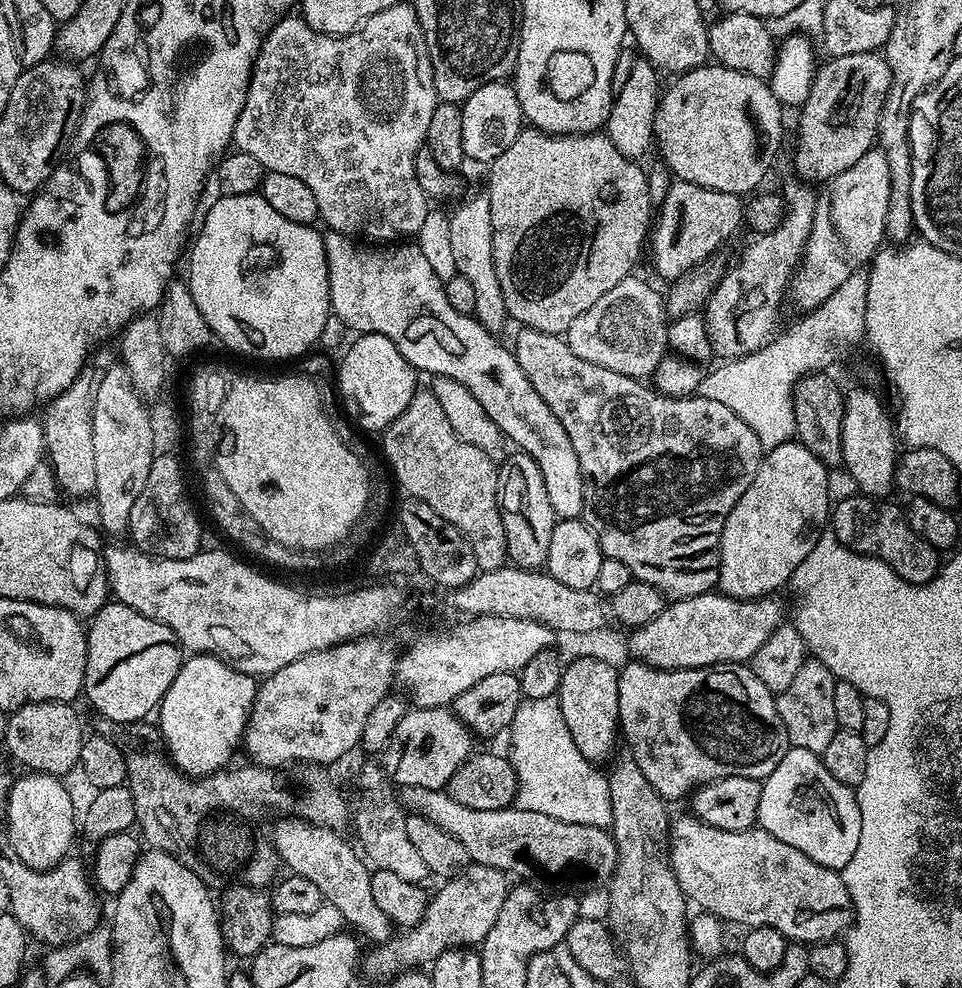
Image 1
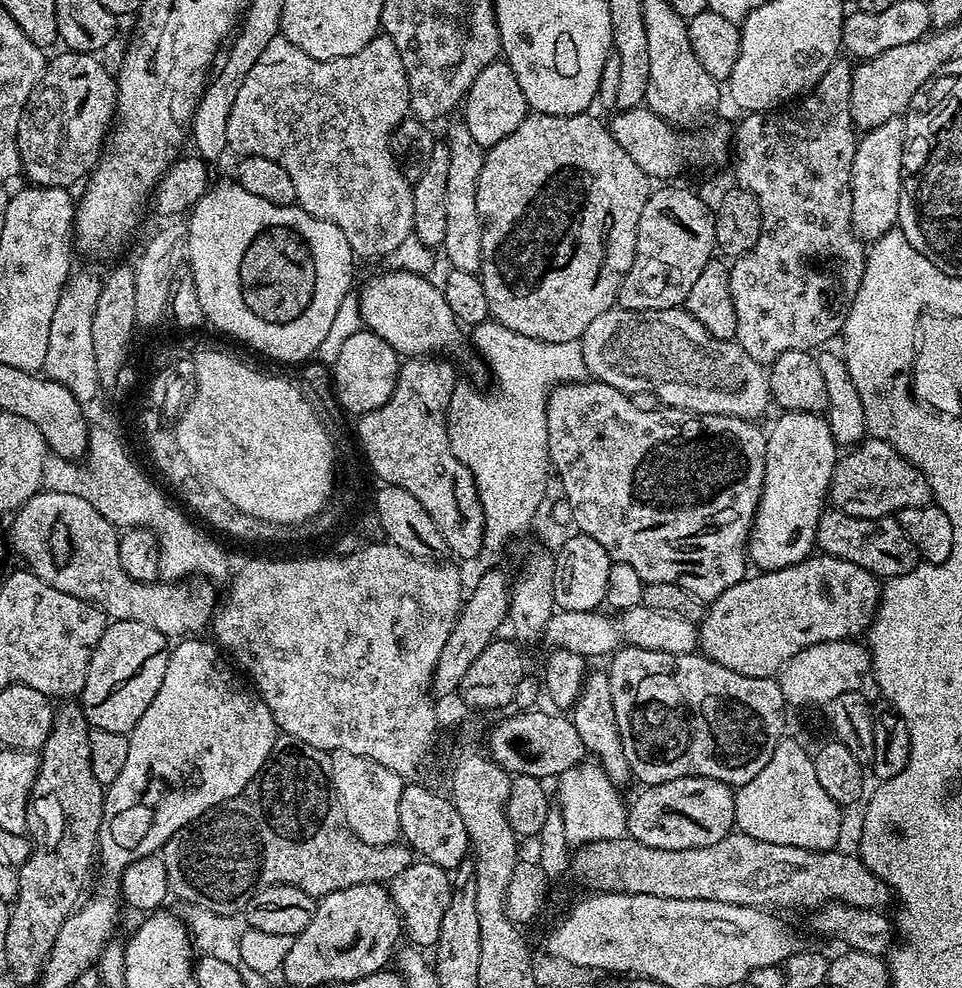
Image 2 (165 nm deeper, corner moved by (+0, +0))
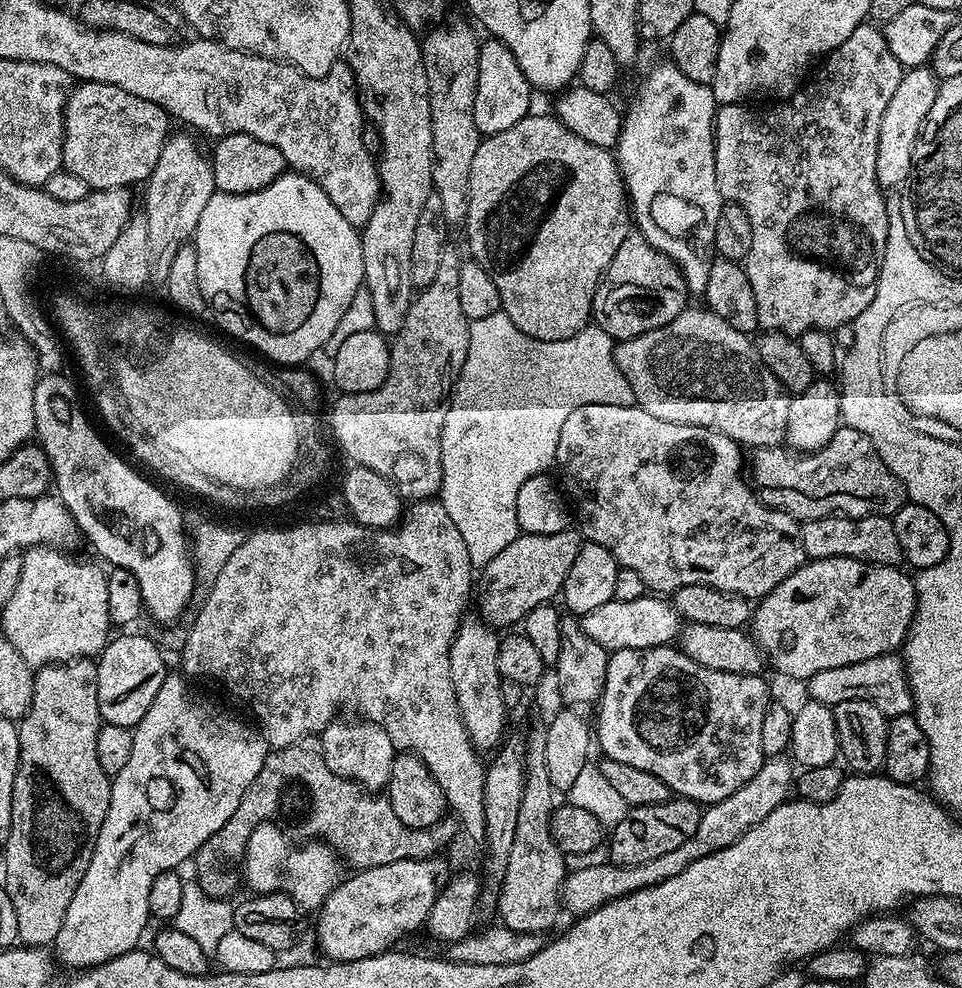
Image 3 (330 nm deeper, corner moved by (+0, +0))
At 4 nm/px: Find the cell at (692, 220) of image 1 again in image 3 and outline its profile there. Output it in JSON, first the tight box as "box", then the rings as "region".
{"box":[590,234,689,341],"region":[[[629,234],[622,246],[618,246],[618,254],[614,254],[610,266],[600,279],[600,285],[596,287],[590,320],[606,330],[613,341],[629,340],[674,322],[689,300],[687,282],[676,263],[650,246],[643,236]]]}

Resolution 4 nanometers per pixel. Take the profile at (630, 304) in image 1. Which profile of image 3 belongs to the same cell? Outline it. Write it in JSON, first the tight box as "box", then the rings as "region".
{"box":[615,307,789,450],"region":[[[692,307],[658,330],[615,345],[616,365],[630,382],[636,404],[666,422],[716,428],[752,450],[783,445],[789,393],[760,361],[749,333],[734,330],[707,307]]]}

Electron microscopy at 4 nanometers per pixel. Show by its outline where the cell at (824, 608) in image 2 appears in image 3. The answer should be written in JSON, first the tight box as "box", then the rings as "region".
{"box":[750,558,916,682],"region":[[[822,558],[821,560],[808,560],[801,568],[796,568],[794,574],[787,576],[770,594],[766,594],[755,605],[752,619],[750,621],[750,635],[755,640],[764,654],[765,661],[772,664],[784,676],[789,676],[792,680],[806,682],[818,670],[834,670],[834,666],[850,666],[854,662],[866,662],[866,658],[878,658],[885,654],[895,653],[903,649],[904,640],[908,636],[908,631],[912,625],[912,619],[916,613],[916,582],[915,579],[903,567],[882,566],[881,564],[867,564],[861,560],[851,560],[850,558]]]}

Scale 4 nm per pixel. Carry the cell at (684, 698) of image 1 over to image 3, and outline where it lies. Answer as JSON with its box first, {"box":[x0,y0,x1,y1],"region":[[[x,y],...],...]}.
{"box":[594,646,770,806],"region":[[[665,646],[662,648],[643,648],[642,650],[618,650],[611,653],[608,657],[608,665],[606,666],[606,686],[602,690],[600,699],[598,701],[598,709],[600,713],[597,714],[596,720],[594,716],[594,740],[601,748],[603,755],[614,762],[626,762],[626,766],[638,766],[638,770],[646,770],[646,774],[654,774],[654,778],[662,778],[662,782],[666,782],[666,786],[677,797],[694,800],[701,806],[707,806],[710,804],[717,804],[722,802],[722,798],[730,798],[730,794],[734,794],[734,790],[738,790],[742,786],[746,786],[746,782],[750,782],[750,778],[754,778],[754,774],[758,774],[758,770],[765,762],[764,751],[762,750],[762,718],[766,718],[766,710],[770,703],[770,697],[768,697],[768,684],[764,681],[763,675],[757,674],[754,676],[743,676],[742,674],[726,674],[722,670],[706,670],[706,666],[698,666],[698,662],[694,662],[690,658],[686,658],[686,654],[680,651],[676,646]]]}

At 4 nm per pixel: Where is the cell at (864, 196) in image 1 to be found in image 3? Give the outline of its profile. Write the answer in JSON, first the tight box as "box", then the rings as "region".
{"box":[876,66,941,189],"region":[[[921,66],[909,68],[898,82],[898,90],[890,98],[886,106],[886,114],[882,114],[882,126],[878,126],[878,158],[876,159],[876,177],[881,189],[896,188],[899,184],[907,185],[912,174],[914,146],[920,137],[920,127],[930,114],[930,106],[934,106],[934,98],[938,94],[941,81],[931,67]]]}

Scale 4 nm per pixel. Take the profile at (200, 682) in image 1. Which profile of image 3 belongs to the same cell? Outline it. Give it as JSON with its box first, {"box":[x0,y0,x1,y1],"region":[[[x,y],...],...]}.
{"box":[54,675,270,970],"region":[[[165,675],[162,690],[158,690],[158,698],[154,698],[154,702],[150,702],[150,710],[146,710],[142,722],[138,722],[135,726],[132,734],[134,747],[130,750],[130,758],[126,761],[126,766],[123,770],[118,770],[116,776],[111,777],[110,810],[106,810],[106,818],[102,822],[102,830],[98,830],[98,842],[94,846],[90,866],[86,866],[86,874],[82,874],[82,882],[78,882],[78,890],[74,890],[74,898],[70,898],[66,918],[62,918],[62,930],[58,930],[58,938],[54,945],[55,959],[59,963],[61,960],[66,967],[72,968],[68,970],[93,968],[102,962],[110,962],[127,952],[135,952],[141,947],[140,939],[143,938],[144,931],[147,930],[148,923],[150,923],[148,899],[150,898],[150,886],[154,886],[154,878],[163,872],[179,869],[181,867],[179,864],[184,864],[187,860],[189,863],[202,846],[202,842],[206,842],[206,838],[218,834],[218,830],[222,830],[222,826],[226,826],[230,814],[234,814],[234,810],[238,810],[238,802],[242,802],[242,794],[246,794],[250,782],[254,782],[254,778],[258,778],[258,770],[262,770],[262,766],[266,762],[270,749],[268,741],[264,739],[263,735],[251,723],[248,725],[246,721],[239,720],[236,716],[227,716],[214,701],[203,700],[187,683],[191,684],[183,675]]]}

